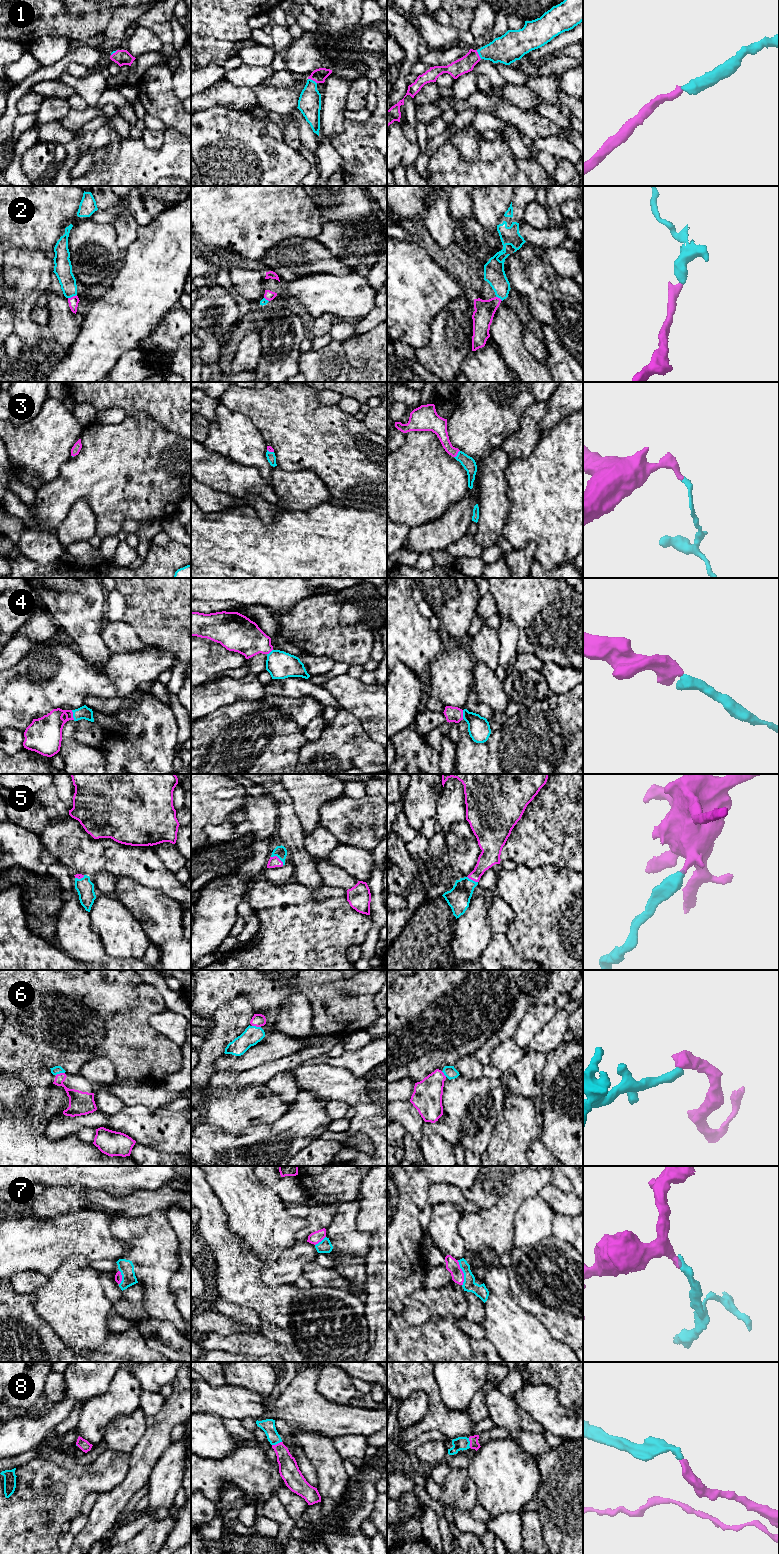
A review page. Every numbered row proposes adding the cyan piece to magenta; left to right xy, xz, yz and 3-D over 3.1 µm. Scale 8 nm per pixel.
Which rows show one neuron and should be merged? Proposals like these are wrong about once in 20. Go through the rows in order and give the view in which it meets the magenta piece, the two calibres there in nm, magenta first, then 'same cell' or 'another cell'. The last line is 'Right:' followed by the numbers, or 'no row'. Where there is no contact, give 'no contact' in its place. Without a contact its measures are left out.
1: meets magenta in xz; 110 nm thick on the magenta side, 190 nm on the other; same cell
2: meets magenta in xy; 80 nm thick on the magenta side, 140 nm on the other; same cell
3: meets magenta in yz; 110 nm thick on the magenta side, 110 nm on the other; same cell
4: meets magenta in xy; 260 nm thick on the magenta side, 100 nm on the other; same cell
5: meets magenta in xz; 90 nm thick on the magenta side, 100 nm on the other; same cell
6: meets magenta in xy; 140 nm thick on the magenta side, 70 nm on the other; same cell
7: meets magenta in yz; 110 nm thick on the magenta side, 110 nm on the other; same cell
8: meets magenta in xz; 160 nm thick on the magenta side, 110 nm on the other; same cell
Right: 1, 2, 3, 4, 5, 6, 7, 8

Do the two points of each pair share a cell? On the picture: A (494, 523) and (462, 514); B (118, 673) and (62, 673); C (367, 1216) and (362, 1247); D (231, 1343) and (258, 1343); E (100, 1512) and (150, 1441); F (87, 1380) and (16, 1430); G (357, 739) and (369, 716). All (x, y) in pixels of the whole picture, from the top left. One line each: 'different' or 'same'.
A: different
B: same
C: different
D: same
E: same
F: same
G: different

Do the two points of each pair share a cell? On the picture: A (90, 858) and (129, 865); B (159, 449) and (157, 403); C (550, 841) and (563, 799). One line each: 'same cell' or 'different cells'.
A: same cell
B: different cells
C: same cell

